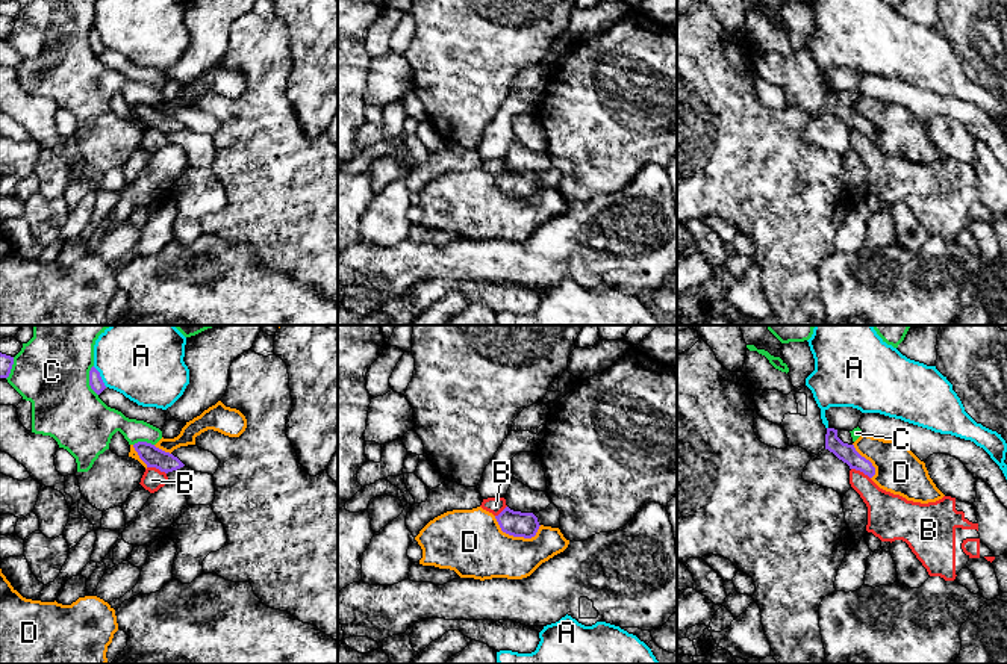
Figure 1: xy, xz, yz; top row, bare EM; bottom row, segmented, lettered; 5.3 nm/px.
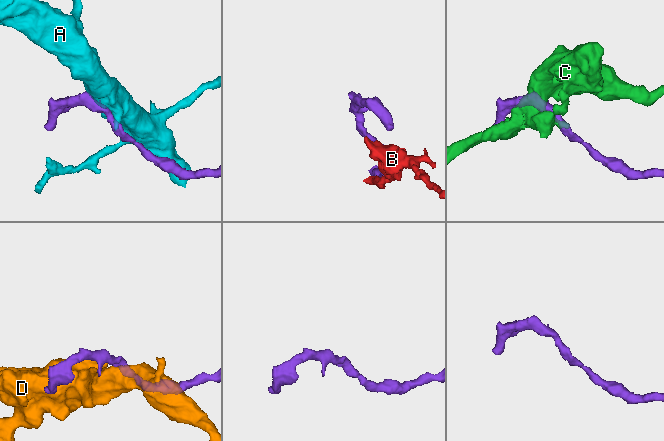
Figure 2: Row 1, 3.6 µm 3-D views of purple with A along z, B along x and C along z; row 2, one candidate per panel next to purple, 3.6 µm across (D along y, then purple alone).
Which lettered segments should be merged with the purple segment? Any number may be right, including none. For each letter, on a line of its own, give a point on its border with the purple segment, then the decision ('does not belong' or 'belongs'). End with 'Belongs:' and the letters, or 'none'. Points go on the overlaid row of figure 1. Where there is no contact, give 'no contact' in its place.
A: xy (100, 377) | does not belong
B: xy (156, 468) | does not belong
C: xy (90, 380) | does not belong
D: xz (517, 536) | does not belong
Belongs: none

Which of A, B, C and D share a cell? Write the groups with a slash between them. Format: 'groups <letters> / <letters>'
groups A / B / C / D

